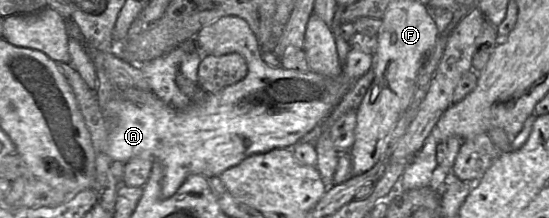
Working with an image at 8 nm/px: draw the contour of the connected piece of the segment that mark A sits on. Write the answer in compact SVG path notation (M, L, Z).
M226 16L217 21L210 23L208 26L201 28L194 37L196 49L199 50L201 55L208 56L222 56L230 53L239 53L243 56L247 64L247 75L244 79L238 83L226 87L217 93L207 93L206 96L198 103L191 104L189 107L183 110L176 110L163 102L157 97L151 90L141 90L137 88L127 88L123 90L116 90L115 95L107 102L104 107L105 114L114 122L114 126L110 129L108 134L107 154L111 160L119 161L123 164L136 157L150 157L153 160L159 161L164 168L164 175L161 184L161 192L164 198L172 197L184 183L184 181L193 174L200 174L206 178L219 178L220 174L225 170L238 165L247 157L266 153L275 148L291 148L293 145L303 138L309 131L311 131L318 123L325 119L332 110L340 103L343 96L349 91L353 83L359 79L362 75L368 72L372 68L373 57L371 54L358 51L351 48L348 52L346 61L342 66L342 73L339 77L332 78L327 77L313 71L300 72L292 69L285 69L281 65L276 67L270 67L261 58L261 50L257 38L248 23L236 16Z

